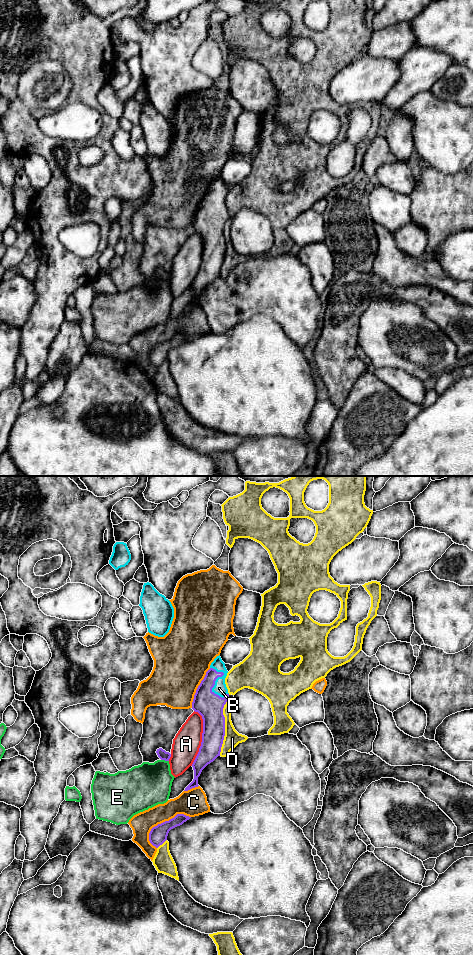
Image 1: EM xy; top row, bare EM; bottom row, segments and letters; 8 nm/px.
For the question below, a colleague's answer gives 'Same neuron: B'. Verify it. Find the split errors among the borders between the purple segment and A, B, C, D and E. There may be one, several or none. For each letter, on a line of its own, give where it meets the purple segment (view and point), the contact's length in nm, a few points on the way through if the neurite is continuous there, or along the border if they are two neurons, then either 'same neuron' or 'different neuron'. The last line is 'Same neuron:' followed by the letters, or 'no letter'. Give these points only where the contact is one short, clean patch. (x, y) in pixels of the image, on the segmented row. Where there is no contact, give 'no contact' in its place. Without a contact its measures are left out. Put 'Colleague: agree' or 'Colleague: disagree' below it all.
A: xy (202, 737) | 440 nm | different neuron
B: xy (216, 678) | 280 nm | across xy (209, 705), (213, 683), (216, 678), (216, 685), (219, 688) | same neuron
C: xy (165, 821) | 400 nm | different neuron
D: xy (224, 728) | 440 nm | different neuron
E: xy (165, 760) | 70 nm | different neuron
Same neuron: B
Colleague: agree

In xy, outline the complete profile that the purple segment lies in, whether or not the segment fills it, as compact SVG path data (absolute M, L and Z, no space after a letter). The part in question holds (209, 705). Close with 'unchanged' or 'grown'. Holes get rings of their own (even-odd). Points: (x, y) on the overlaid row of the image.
M220 655L217 656L194 695L192 709L202 716L203 733L199 752L192 764L194 779L184 791L198 787L202 770L220 756L225 736L223 708L229 698L225 684L227 673L225 663Z; grown

